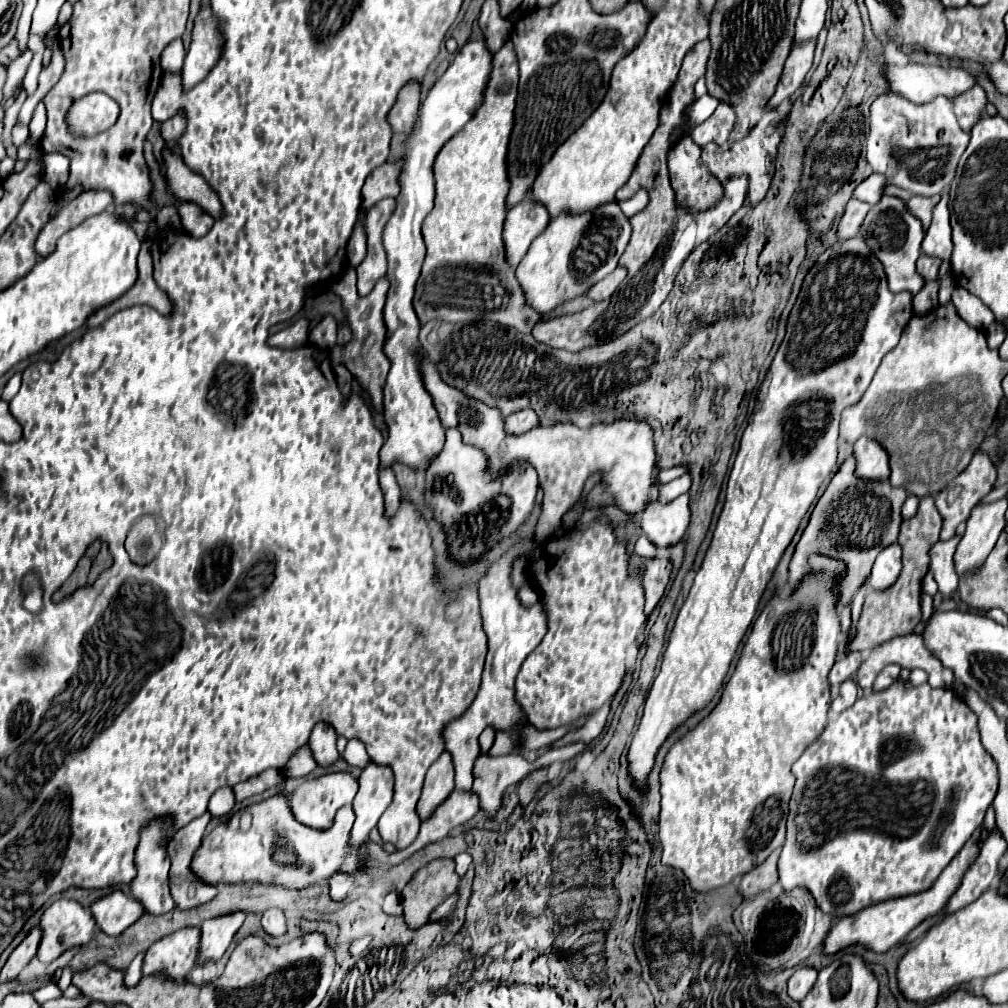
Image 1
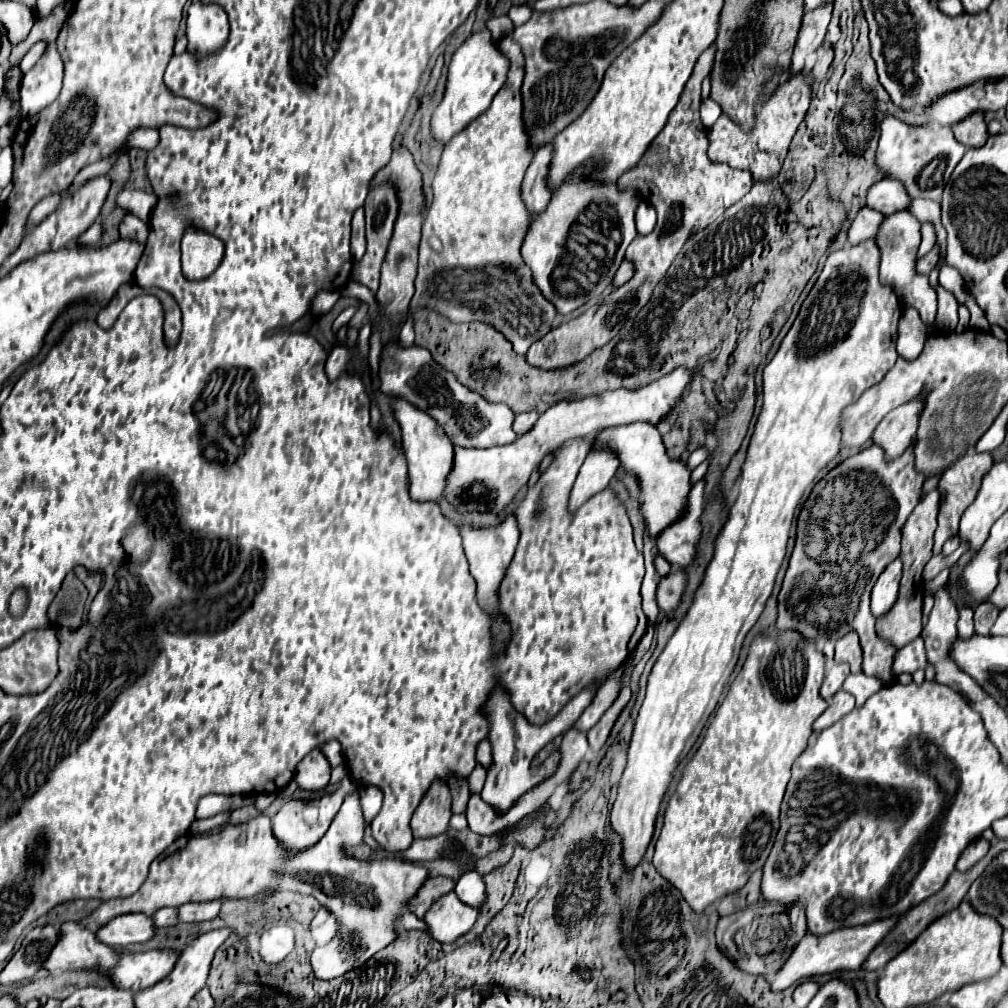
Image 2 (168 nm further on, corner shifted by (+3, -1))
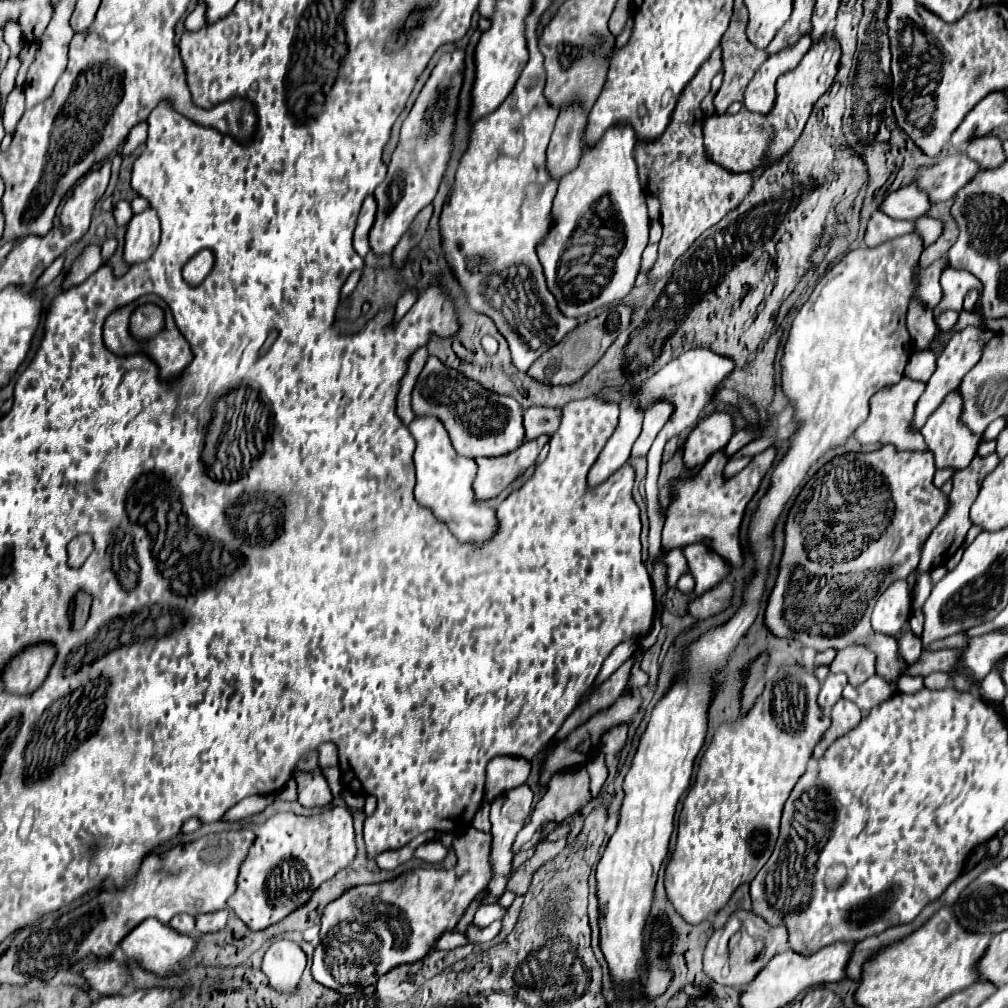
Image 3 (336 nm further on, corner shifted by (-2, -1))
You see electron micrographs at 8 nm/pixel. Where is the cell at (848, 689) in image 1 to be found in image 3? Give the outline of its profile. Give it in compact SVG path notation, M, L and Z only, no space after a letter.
M839 699L831 711L831 727L825 731L825 735L821 737L821 741L817 743L815 751L813 751L813 757L819 759L825 751L827 751L827 745L831 745L831 741L835 741L835 737L841 737L843 733L851 731L855 725L859 725L861 721L861 711L859 707L849 701L849 699Z

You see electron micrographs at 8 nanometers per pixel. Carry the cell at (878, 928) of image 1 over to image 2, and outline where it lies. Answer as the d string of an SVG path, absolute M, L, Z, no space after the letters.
M890 917L886 921L874 921L870 925L860 925L854 929L836 929L834 933L826 933L826 937L814 937L814 935L804 935L792 955L786 959L786 963L780 967L780 971L774 975L770 981L770 989L774 993L780 993L788 989L790 985L800 983L802 979L814 977L814 975L832 975L836 971L856 971L862 967L866 957L872 953L872 949L886 937L886 933L894 927L894 921L898 917Z

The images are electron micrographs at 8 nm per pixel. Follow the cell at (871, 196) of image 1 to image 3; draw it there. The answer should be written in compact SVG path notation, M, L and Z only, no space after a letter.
M909 183L905 187L899 187L897 191L887 193L879 209L895 219L913 219L925 215L929 207L931 207L929 197L915 183Z

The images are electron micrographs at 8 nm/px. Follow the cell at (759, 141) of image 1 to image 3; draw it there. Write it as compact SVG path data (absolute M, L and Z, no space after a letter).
M827 33L823 41L811 45L803 61L799 63L799 69L793 69L791 73L779 77L775 85L775 105L767 115L751 113L747 109L741 109L737 115L711 115L703 127L705 149L709 157L733 173L755 171L763 165L763 161L779 161L799 139L815 101L831 87L837 73L839 55L839 43Z

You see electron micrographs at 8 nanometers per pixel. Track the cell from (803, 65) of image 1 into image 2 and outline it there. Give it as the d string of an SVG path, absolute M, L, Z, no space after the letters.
M826 3L814 11L808 11L802 19L802 27L798 33L798 41L794 47L794 55L792 55L792 69L790 75L800 73L804 69L804 61L810 53L814 53L824 35L826 35L826 27L830 23L830 15L832 15L832 3Z

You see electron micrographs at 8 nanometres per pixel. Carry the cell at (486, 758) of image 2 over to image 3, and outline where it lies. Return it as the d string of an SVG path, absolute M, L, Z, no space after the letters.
M493 757L487 763L487 801L491 801L493 797L497 797L499 793L517 787L521 783L527 781L531 773L531 761L523 759L523 757Z

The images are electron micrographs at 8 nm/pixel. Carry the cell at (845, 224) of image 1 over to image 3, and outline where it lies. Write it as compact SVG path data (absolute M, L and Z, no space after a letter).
M877 209L867 223L863 243L867 247L875 247L875 245L881 245L895 237L901 237L905 233L911 233L911 231L913 231L913 221L897 221Z

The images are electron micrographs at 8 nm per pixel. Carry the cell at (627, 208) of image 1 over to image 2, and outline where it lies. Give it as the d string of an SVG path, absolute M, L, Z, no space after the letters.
M640 203L636 209L636 227L640 235L650 235L656 225L656 211L650 203Z

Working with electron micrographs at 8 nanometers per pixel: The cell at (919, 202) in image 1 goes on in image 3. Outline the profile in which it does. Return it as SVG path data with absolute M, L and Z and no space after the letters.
M921 299L909 303L907 329L915 349L927 349L933 345L933 337L937 333L937 325L933 321L933 309L925 305Z

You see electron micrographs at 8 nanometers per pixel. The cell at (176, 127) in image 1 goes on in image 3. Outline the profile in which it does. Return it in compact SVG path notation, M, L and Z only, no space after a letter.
M137 123L133 129L131 129L131 133L129 133L129 139L125 141L125 145L123 145L123 157L125 155L129 155L129 153L133 153L139 145L143 145L147 141L147 123Z

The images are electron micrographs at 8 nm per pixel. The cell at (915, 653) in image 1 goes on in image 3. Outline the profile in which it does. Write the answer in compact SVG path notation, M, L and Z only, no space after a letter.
M869 677L861 685L847 685L843 689L843 697L851 699L863 715L867 715L875 705L883 703L887 697L895 693L895 685L885 683L881 677Z

